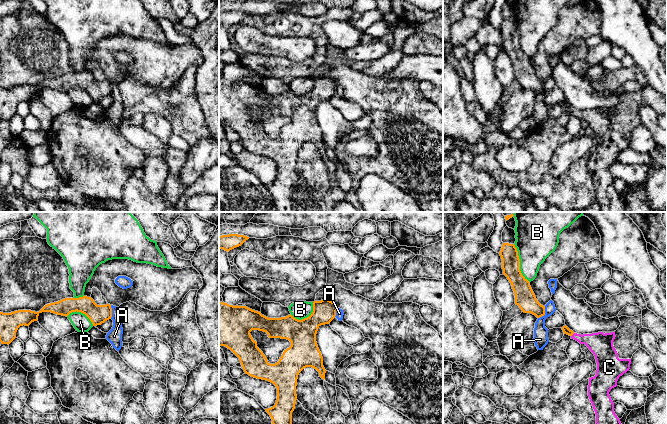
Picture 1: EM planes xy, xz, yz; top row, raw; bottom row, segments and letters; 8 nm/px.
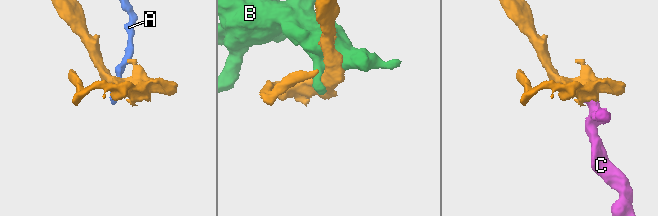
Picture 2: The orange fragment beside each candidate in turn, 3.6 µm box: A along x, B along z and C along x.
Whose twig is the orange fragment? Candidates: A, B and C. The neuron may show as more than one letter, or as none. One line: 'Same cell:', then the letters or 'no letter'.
Same cell: C

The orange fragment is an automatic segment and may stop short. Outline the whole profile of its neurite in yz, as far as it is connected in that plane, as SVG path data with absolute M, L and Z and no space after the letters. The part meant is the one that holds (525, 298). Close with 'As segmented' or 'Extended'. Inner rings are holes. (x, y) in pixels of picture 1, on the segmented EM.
M503 243L500 256L502 259L503 274L512 285L515 295L515 304L524 313L531 313L537 318L545 315L545 306L541 305L530 286L530 282L520 271L520 259L514 244Z. As segmented

